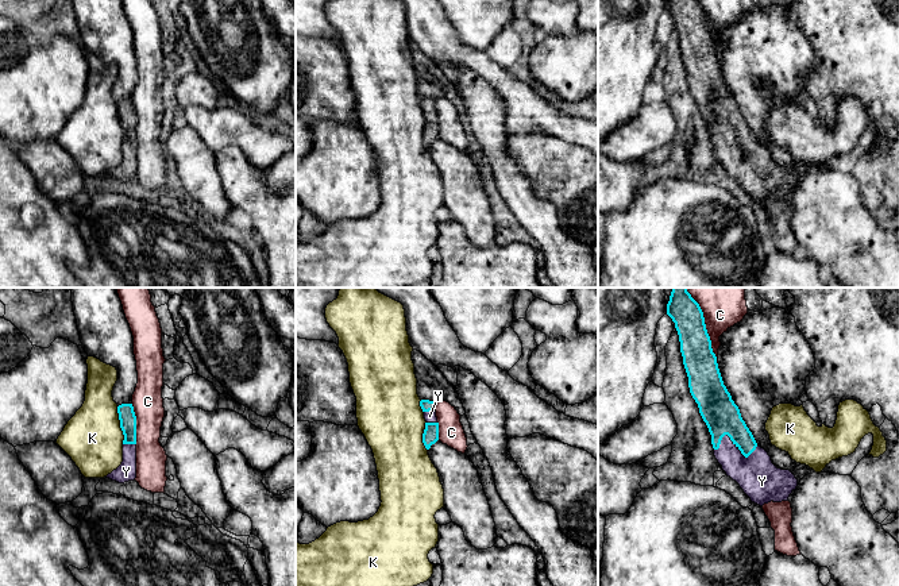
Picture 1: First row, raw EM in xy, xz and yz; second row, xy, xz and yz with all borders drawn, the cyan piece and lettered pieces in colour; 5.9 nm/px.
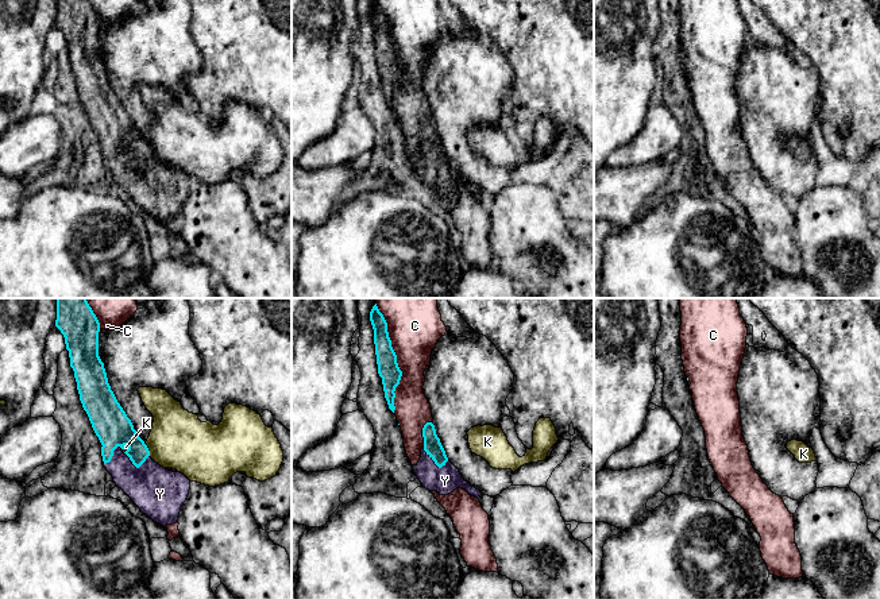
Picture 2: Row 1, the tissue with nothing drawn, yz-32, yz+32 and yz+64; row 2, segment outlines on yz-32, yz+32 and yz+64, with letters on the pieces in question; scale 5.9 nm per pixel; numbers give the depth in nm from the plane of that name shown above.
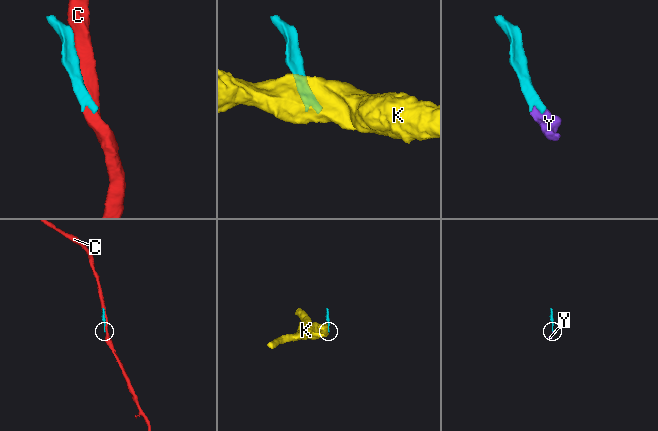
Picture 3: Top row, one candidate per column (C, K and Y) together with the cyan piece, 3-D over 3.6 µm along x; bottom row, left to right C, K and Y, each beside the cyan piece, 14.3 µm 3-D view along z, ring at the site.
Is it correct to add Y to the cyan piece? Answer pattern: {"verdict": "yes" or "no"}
{"verdict": "yes"}

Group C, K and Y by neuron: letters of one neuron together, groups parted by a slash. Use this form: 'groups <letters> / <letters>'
groups C / K / Y

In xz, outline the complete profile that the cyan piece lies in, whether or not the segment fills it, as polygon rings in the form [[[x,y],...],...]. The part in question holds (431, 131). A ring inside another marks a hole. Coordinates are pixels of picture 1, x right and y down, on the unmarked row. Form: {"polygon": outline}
{"polygon": [[[421,97],[420,104],[424,109],[424,116],[427,119],[423,131],[423,140],[425,146],[429,147],[431,143],[439,138],[439,120],[435,108],[436,100],[429,97]]]}

